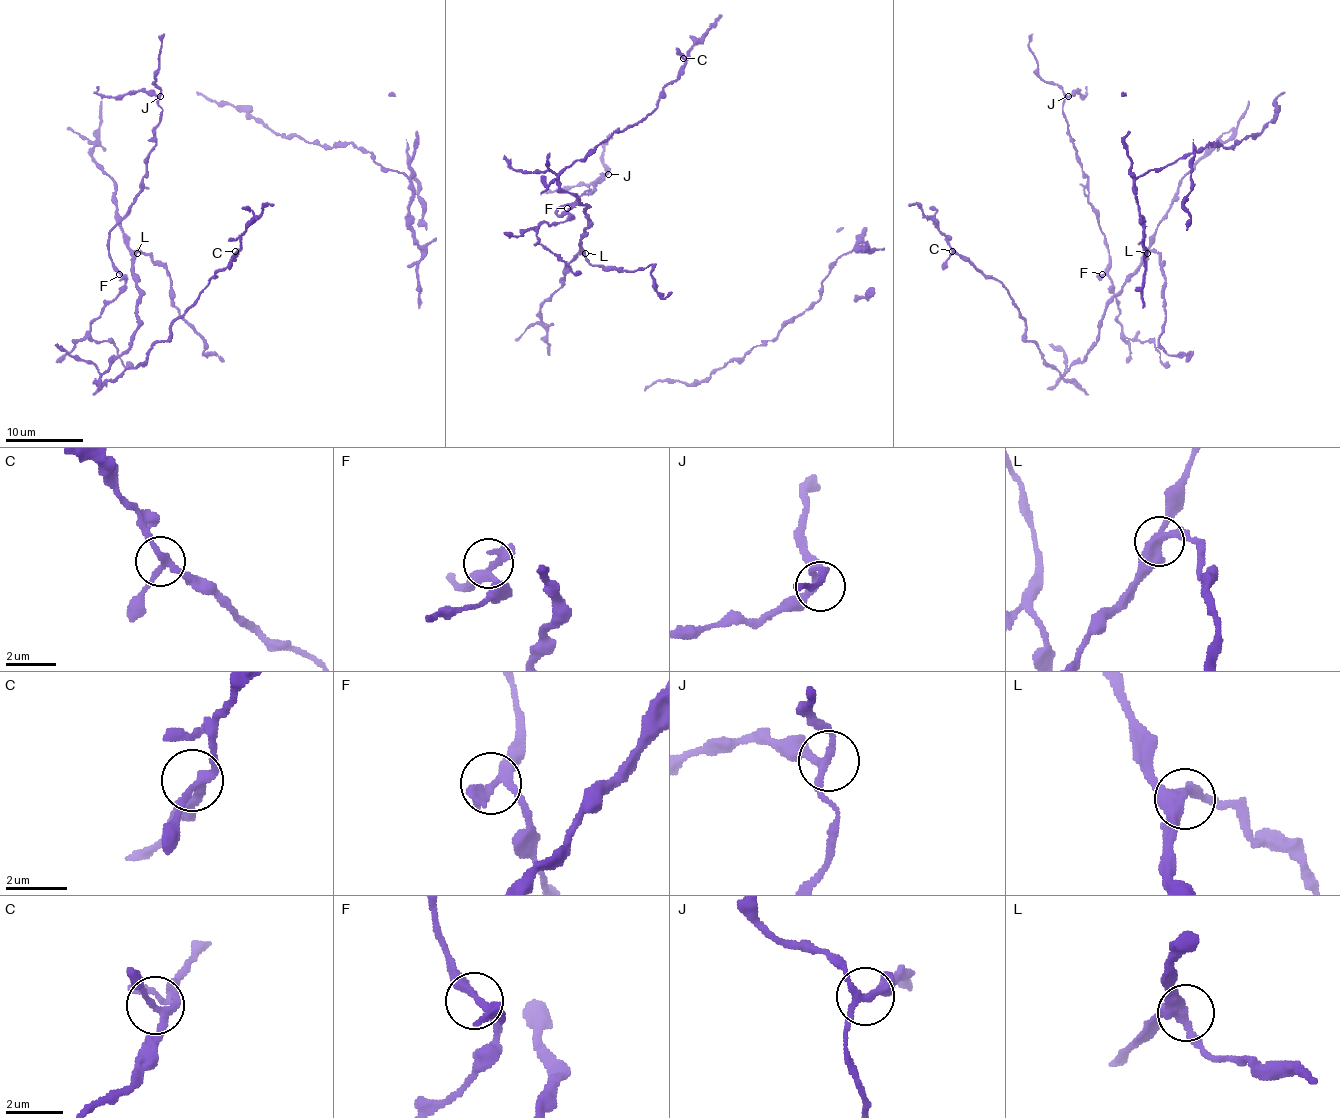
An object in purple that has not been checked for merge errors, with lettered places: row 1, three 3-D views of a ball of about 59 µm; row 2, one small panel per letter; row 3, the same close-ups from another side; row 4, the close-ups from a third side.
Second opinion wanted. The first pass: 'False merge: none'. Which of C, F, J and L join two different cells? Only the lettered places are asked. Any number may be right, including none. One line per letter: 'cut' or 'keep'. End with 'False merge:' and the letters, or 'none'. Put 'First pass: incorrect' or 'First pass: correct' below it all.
C: keep
F: keep
J: keep
L: keep
False merge: none
First pass: correct

